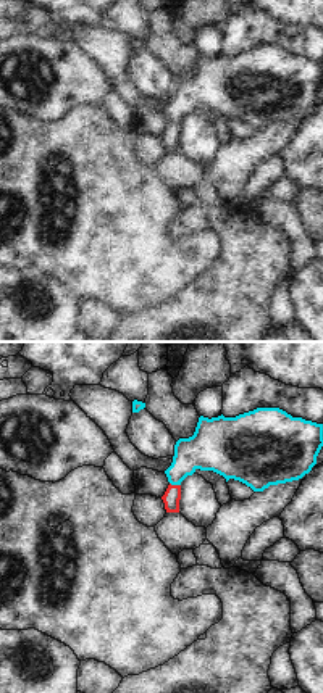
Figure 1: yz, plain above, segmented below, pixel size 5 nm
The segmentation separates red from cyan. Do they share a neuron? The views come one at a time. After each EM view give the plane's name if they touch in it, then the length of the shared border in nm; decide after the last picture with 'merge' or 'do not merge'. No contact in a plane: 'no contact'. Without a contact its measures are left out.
contact in yz; length 60 nm

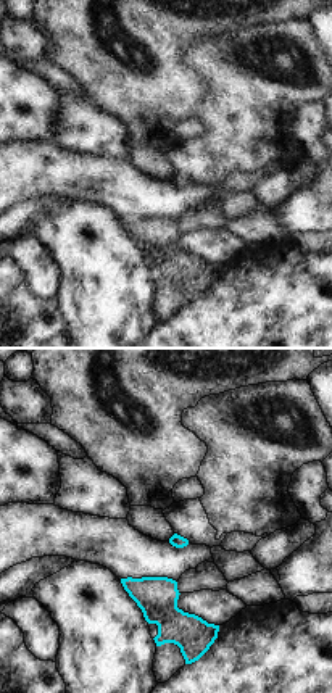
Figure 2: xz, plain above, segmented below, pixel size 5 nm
no contact

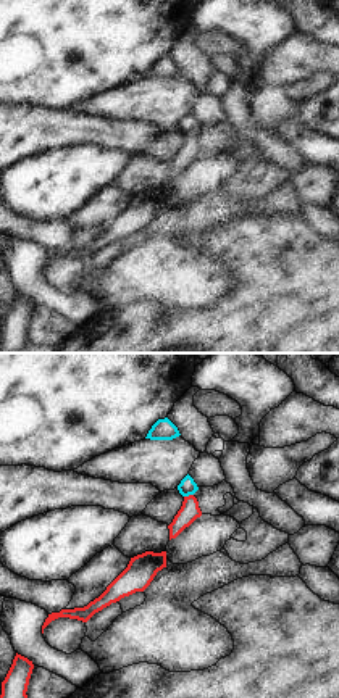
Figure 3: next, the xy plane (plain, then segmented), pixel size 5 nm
contact in xy; length 50 nm

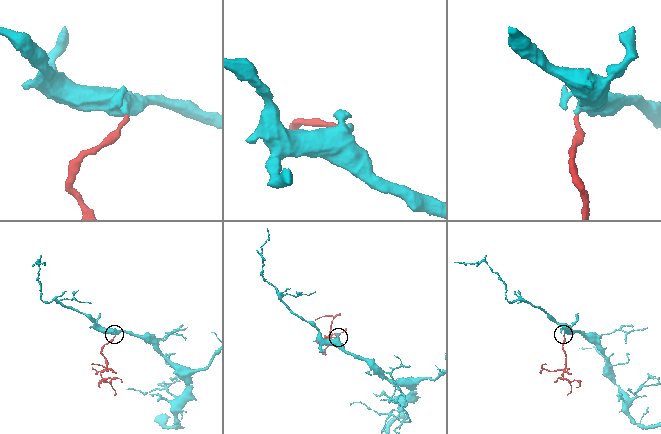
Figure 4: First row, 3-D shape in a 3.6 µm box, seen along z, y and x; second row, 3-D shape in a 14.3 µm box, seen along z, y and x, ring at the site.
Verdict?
merge

